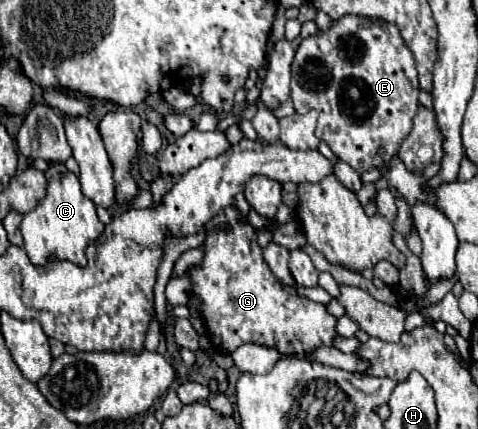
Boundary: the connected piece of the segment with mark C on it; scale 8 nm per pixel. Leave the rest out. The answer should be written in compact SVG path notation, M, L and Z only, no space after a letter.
M55 162L47 172L47 196L39 206L23 216L21 234L25 238L25 252L35 266L45 266L51 258L69 260L77 266L85 266L85 250L103 234L103 224L97 218L95 204L83 196L79 178L69 172L61 162Z

